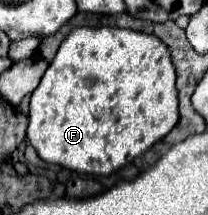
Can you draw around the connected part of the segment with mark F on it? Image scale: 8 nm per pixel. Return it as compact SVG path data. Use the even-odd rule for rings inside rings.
M107 26L73 28L31 94L27 142L49 164L59 164L79 174L109 176L173 130L179 120L175 78L175 66L167 46L151 34Z

